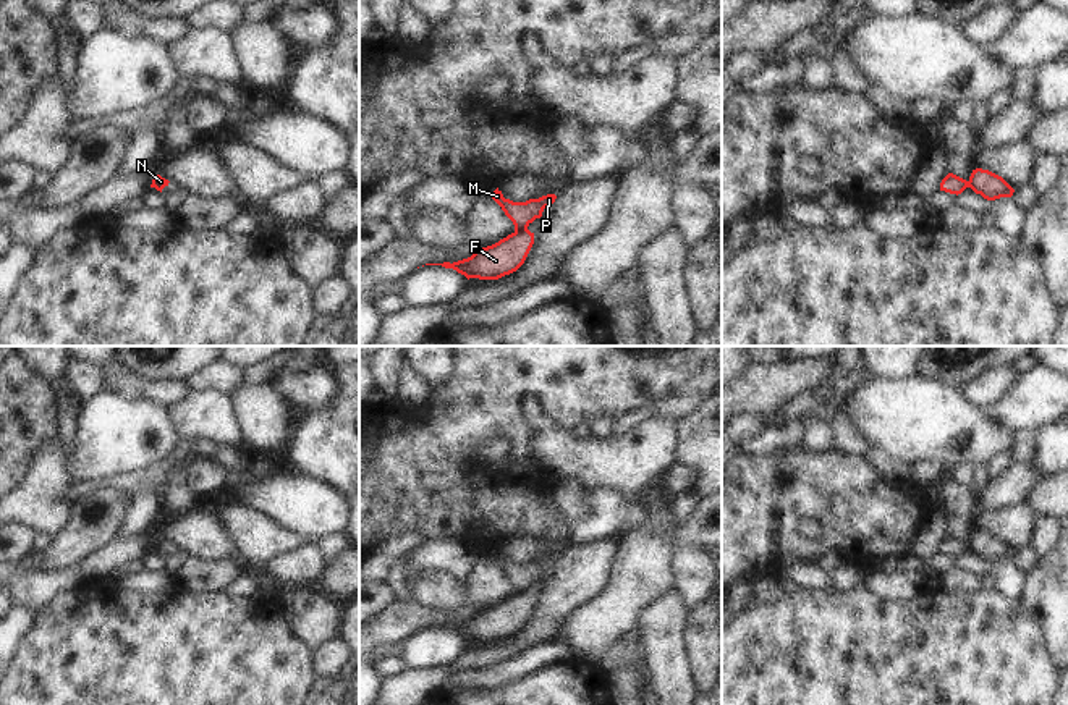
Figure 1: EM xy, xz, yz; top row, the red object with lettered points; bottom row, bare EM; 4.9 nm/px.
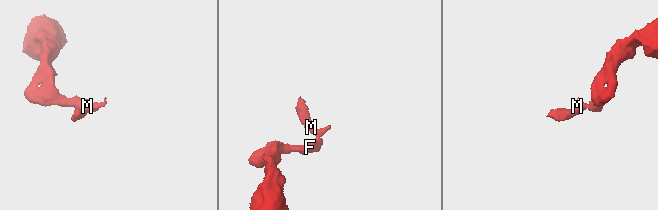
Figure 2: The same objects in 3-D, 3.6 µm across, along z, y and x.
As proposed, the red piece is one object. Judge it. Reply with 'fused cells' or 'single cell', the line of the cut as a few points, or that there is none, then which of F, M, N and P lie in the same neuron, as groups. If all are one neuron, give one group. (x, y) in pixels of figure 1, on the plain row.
fused cells; cut xz (526, 591), (515, 594); groups F N / M P

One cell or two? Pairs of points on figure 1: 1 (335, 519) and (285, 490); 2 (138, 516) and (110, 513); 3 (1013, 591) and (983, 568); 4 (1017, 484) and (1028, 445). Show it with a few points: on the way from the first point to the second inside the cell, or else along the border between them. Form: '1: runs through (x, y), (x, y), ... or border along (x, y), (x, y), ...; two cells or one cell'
1: runs through (322, 510), (298, 503); one cell
2: border along (130, 484), (125, 515), (115, 534); two cells
3: runs through (1007, 582), (991, 569); one cell
4: runs through (1025, 474), (1025, 455); one cell

